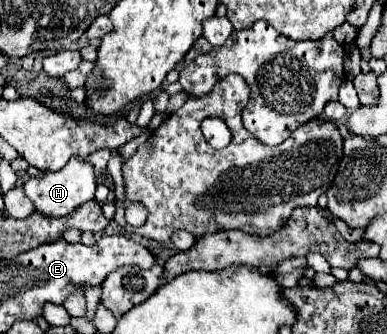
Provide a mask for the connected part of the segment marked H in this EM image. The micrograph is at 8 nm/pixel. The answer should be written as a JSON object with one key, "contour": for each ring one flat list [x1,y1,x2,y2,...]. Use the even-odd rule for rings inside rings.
{"contour":[[73,157,63,167,63,171,43,173,43,179,31,177,23,185,23,191,31,199,31,203,35,205,35,211,41,213,41,215,45,215,45,217,65,217,65,215,69,215,71,211,75,211,83,203,91,201,93,195,95,195,95,189,97,189,97,181,95,181,93,169,91,169,89,163,81,161,79,157]]}

